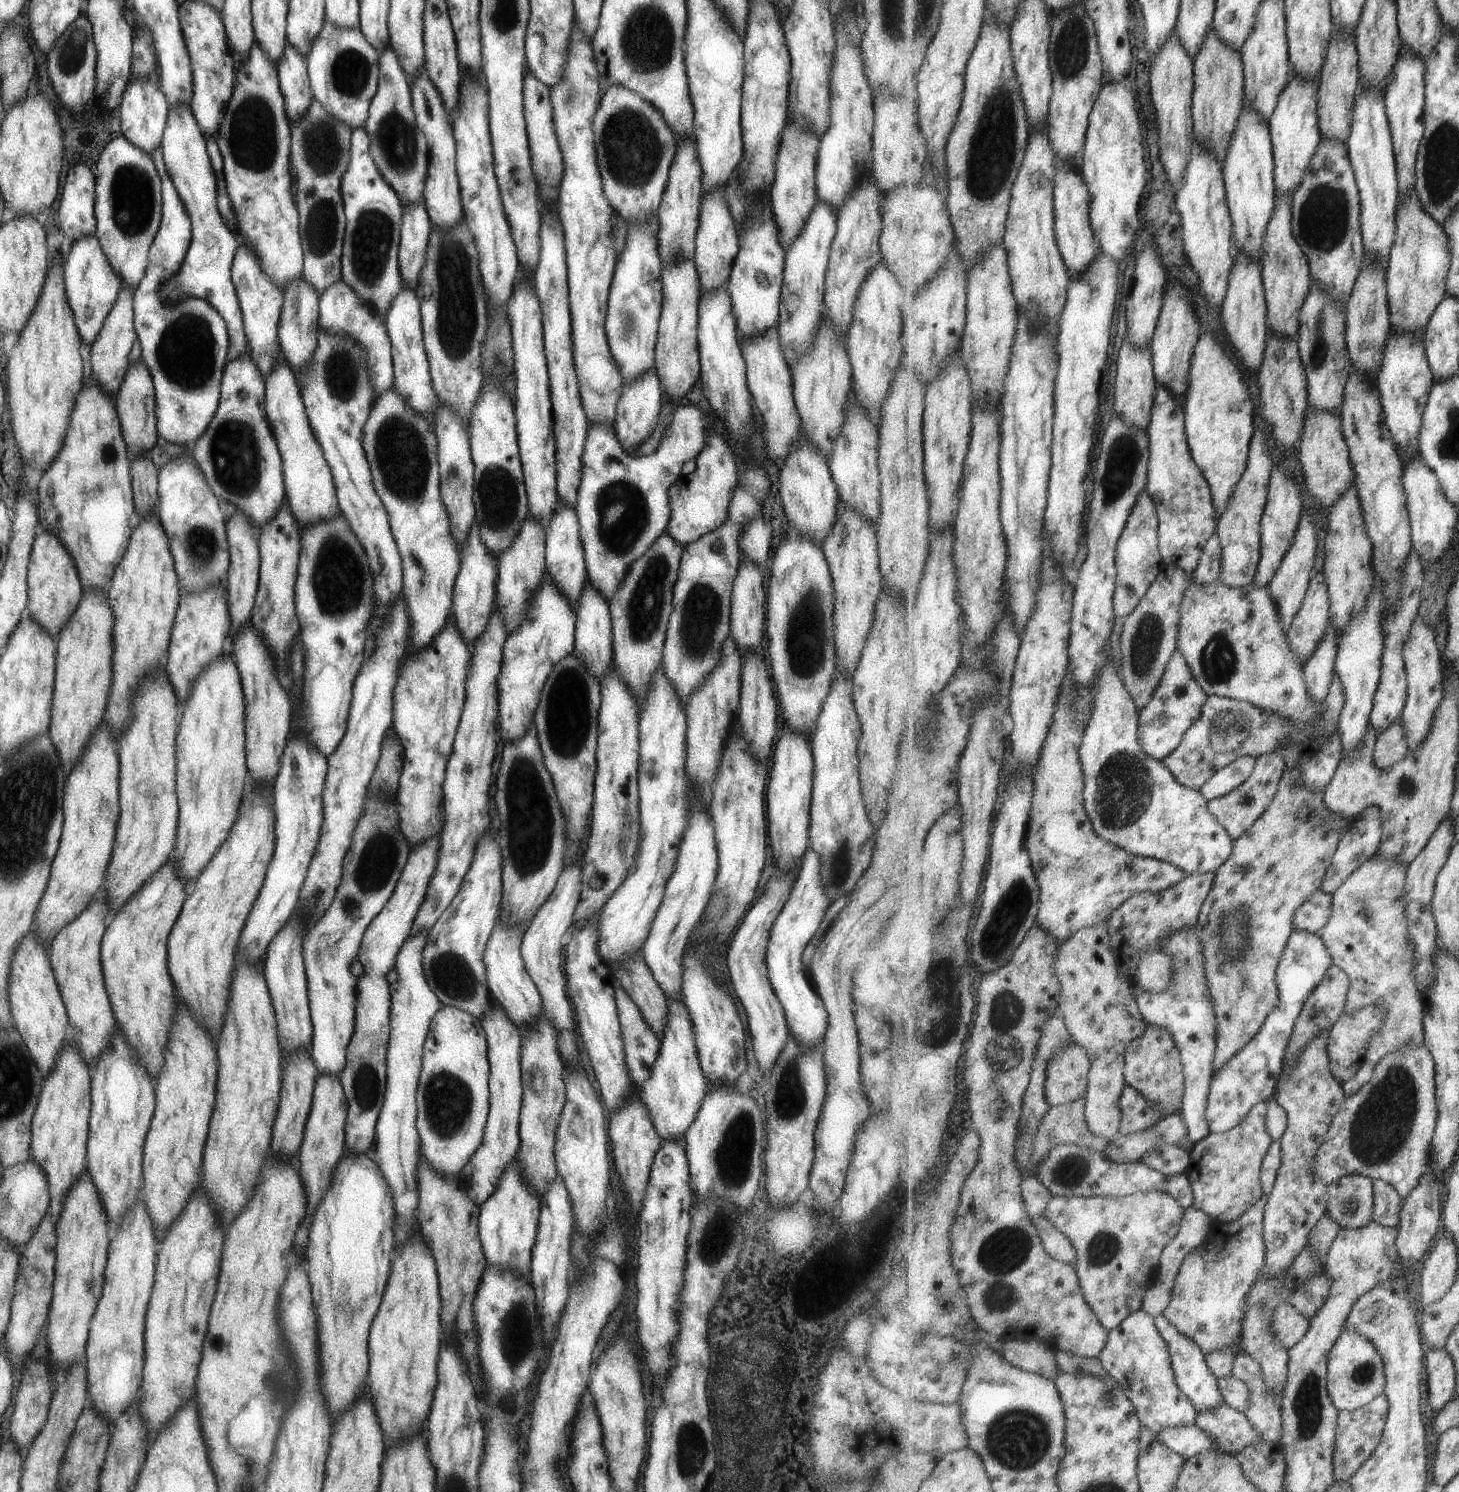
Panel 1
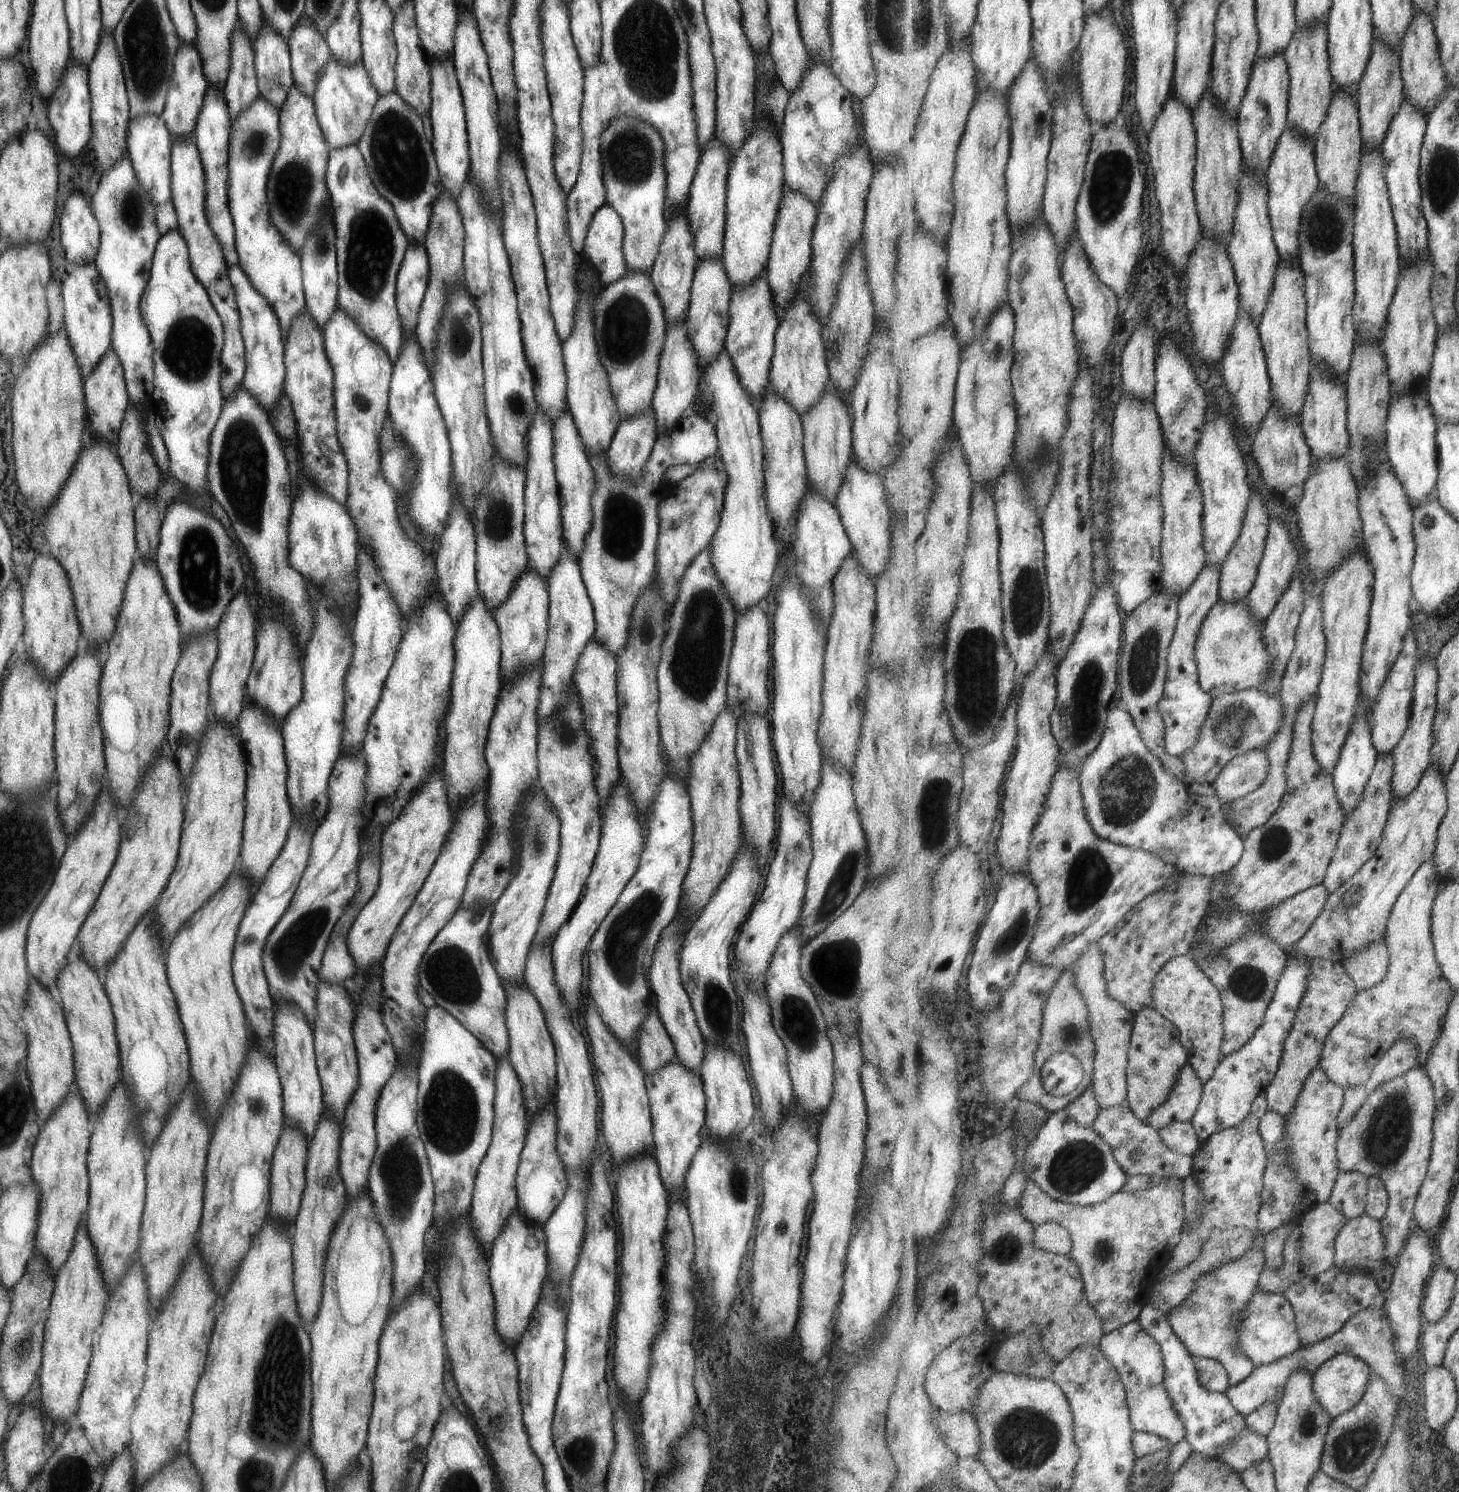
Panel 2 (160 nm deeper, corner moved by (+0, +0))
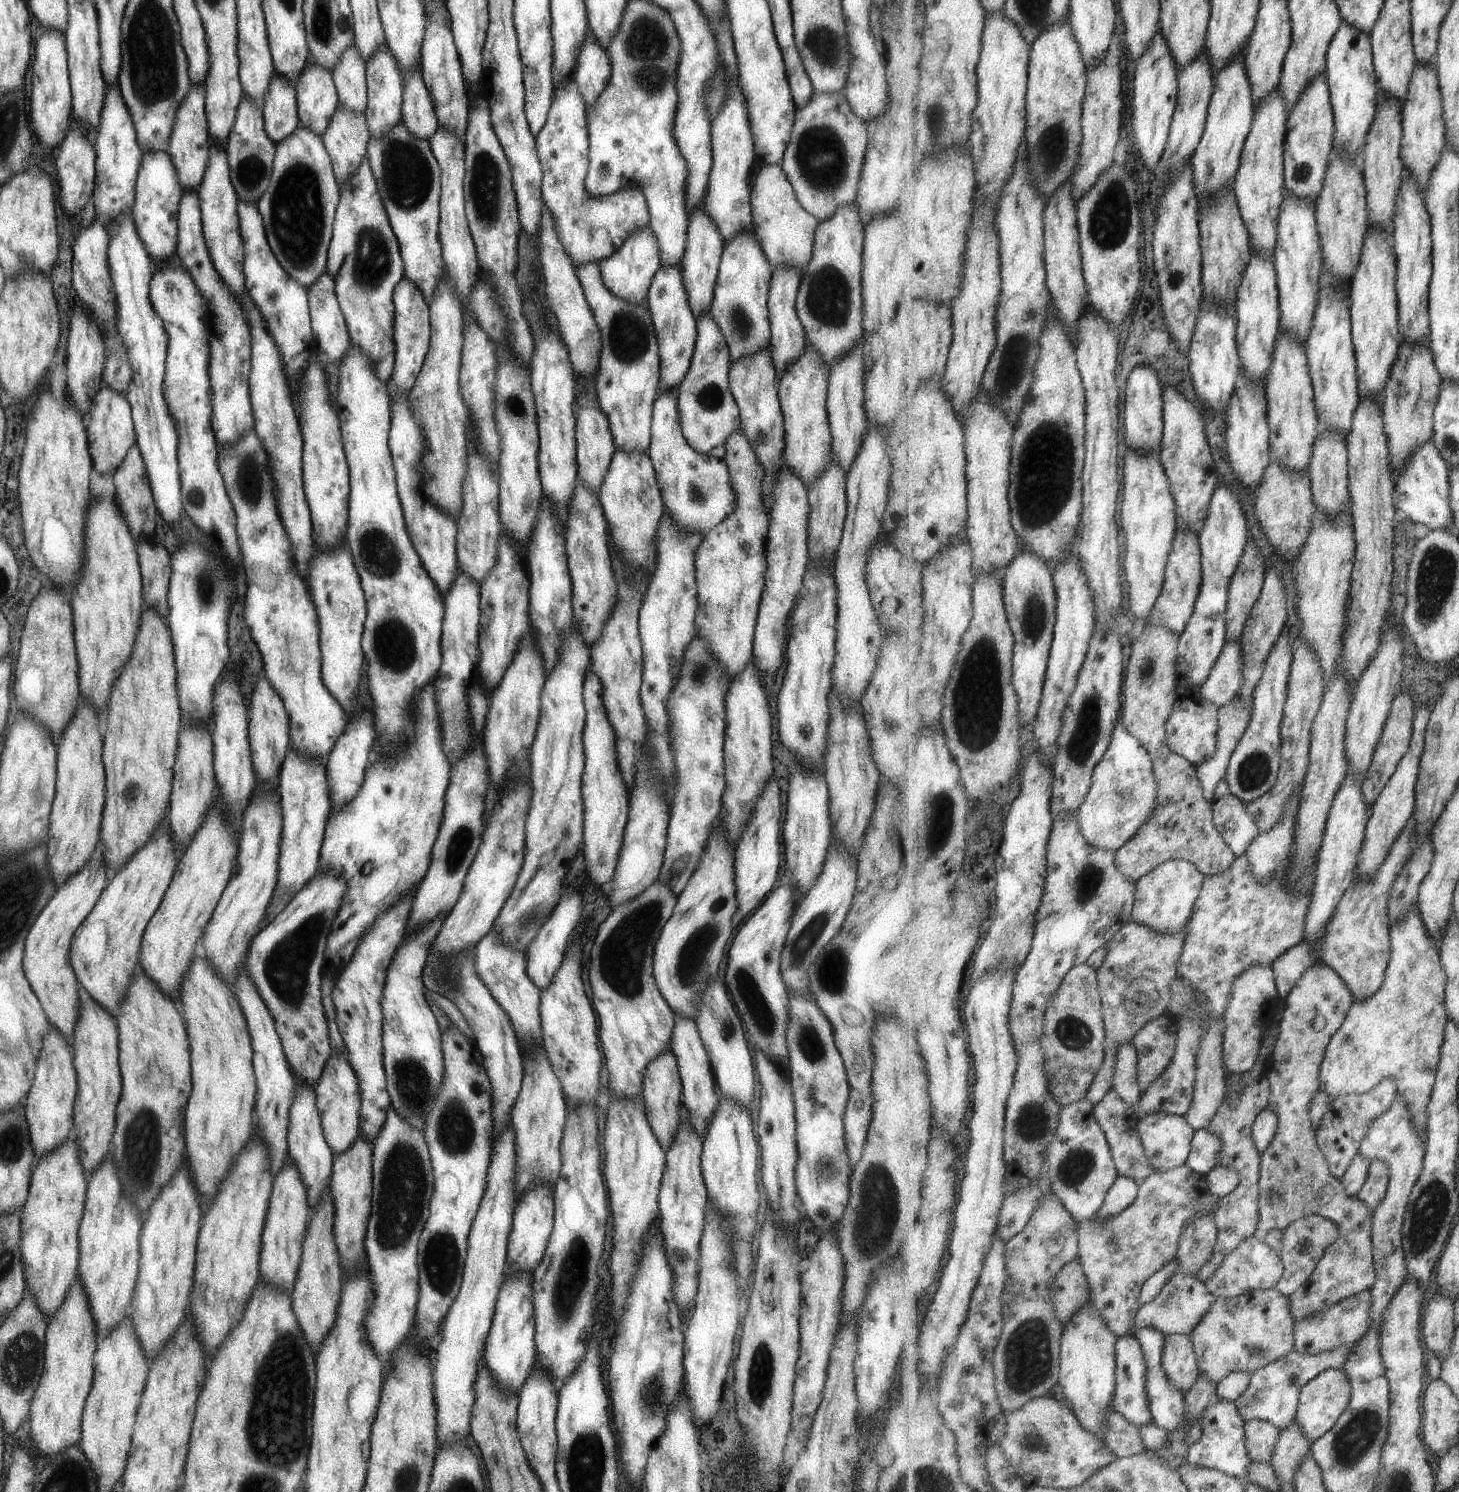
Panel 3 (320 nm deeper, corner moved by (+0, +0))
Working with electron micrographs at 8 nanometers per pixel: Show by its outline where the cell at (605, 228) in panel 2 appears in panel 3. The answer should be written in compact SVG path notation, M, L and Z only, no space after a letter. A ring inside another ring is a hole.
M572 72L553 90L545 124L534 136L542 170L540 191L543 204L552 216L555 236L576 270L583 263L596 264L610 257L631 233L648 224L648 208L644 194L633 186L602 197L592 197L585 190L588 165L586 110Z

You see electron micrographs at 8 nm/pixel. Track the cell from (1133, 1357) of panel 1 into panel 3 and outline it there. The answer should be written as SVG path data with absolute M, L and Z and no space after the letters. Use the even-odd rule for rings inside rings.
M1135 1335L1118 1337L1116 1387L1113 1405L1135 1426L1150 1425L1152 1416L1146 1393L1146 1360Z

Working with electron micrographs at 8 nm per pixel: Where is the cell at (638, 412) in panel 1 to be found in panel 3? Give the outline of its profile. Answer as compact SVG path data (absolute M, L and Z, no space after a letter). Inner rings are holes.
M615 449L607 470L602 485L598 490L598 501L608 527L608 542L612 549L615 550L627 584L635 584L635 587L642 585L646 592L647 578L650 578L656 565L655 535L661 515L664 513L664 506L656 483L654 468L646 452L637 453L634 451L633 453L627 453Z

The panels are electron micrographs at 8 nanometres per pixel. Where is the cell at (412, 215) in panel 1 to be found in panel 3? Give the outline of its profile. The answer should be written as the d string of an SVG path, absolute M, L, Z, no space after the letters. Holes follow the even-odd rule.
M405 277L399 280L393 289L392 303L394 306L392 333L395 352L391 376L385 383L390 400L408 396L411 387L414 385L414 380L417 378L418 372L422 367L430 341L428 306L420 290L411 281Z

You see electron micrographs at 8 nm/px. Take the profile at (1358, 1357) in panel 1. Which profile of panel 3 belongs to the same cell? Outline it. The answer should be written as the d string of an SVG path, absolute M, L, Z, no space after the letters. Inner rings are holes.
M1343 1369L1326 1370L1302 1388L1296 1422L1311 1441L1318 1441L1329 1432L1349 1406L1352 1384Z

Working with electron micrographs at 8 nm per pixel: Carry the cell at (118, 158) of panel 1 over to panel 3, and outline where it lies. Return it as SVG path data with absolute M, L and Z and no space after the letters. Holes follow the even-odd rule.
M131 212L112 219L105 230L110 236L107 262L115 294L116 330L122 337L132 371L125 400L130 406L135 440L145 463L158 521L177 524L179 514L183 512L177 462L178 436L162 396L168 336L149 300L149 281L153 271L151 257L143 248Z

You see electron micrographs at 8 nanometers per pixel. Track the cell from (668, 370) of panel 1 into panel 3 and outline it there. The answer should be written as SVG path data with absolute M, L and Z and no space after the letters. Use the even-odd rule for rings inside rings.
M677 387L659 393L653 401L650 422L650 443L646 450L651 459L654 475L664 510L672 524L681 531L709 532L735 510L734 490L730 472L721 457L695 452L686 442L676 412Z

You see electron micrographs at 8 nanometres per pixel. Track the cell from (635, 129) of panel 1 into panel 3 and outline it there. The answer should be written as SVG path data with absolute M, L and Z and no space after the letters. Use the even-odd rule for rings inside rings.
M642 225L627 237L622 245L610 257L596 263L600 280L616 297L628 303L646 306L647 291L652 279L660 267L658 245L651 227Z

